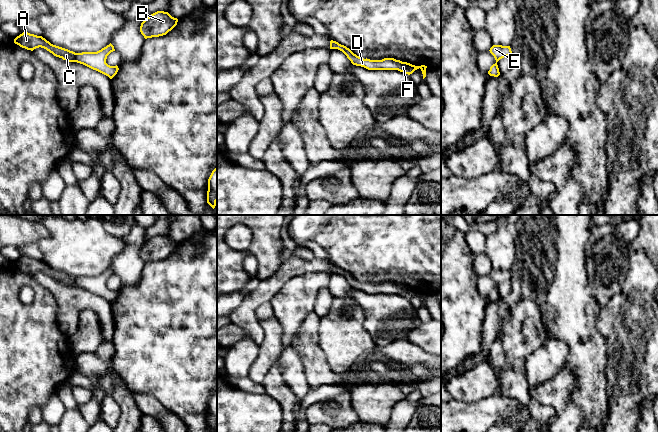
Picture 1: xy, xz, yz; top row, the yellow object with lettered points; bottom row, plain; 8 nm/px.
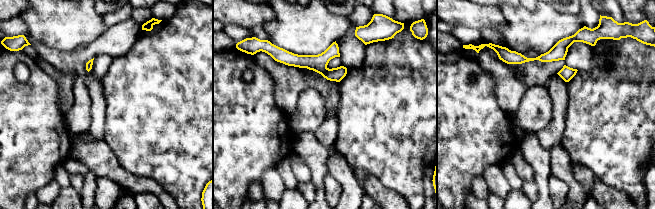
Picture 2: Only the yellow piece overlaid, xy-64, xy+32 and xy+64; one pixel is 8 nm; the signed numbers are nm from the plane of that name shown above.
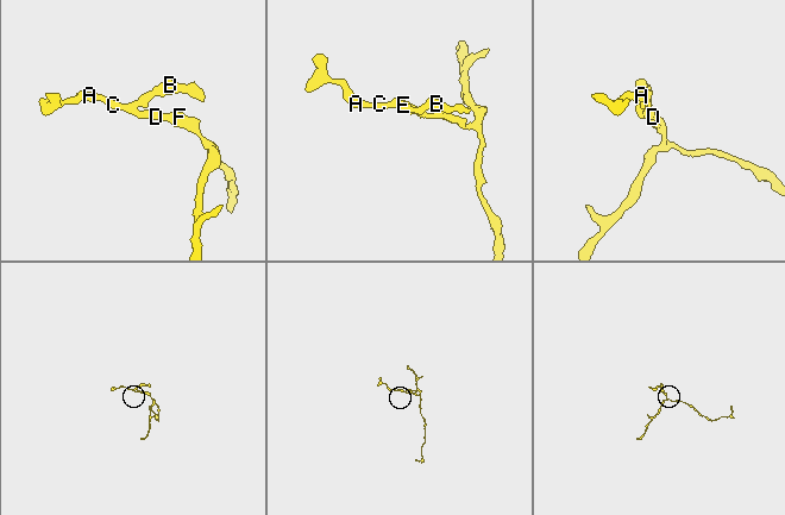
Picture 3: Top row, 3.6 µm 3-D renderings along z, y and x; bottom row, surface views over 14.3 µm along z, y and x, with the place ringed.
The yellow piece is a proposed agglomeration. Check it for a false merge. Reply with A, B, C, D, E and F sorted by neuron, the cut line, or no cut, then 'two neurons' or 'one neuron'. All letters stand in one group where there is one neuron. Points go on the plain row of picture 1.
A B C D E F | no cut | one neuron

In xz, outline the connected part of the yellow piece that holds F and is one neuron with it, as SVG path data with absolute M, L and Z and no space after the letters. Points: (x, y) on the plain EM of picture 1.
M330 265L330 273L338 273L342 275L353 289L364 291L368 294L398 294L405 298L412 298L415 294L421 293L423 303L426 301L427 290L415 290L407 286L402 286L394 282L384 282L382 284L364 283L354 278L349 272L339 268L336 265Z

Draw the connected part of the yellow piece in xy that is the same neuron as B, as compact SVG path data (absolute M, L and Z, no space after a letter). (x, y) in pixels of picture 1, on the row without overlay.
M157 235L141 247L140 256L145 263L166 259L177 249L178 243L168 236Z

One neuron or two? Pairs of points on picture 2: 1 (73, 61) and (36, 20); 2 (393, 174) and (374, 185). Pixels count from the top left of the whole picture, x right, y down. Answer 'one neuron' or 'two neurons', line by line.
1: two neurons
2: two neurons

